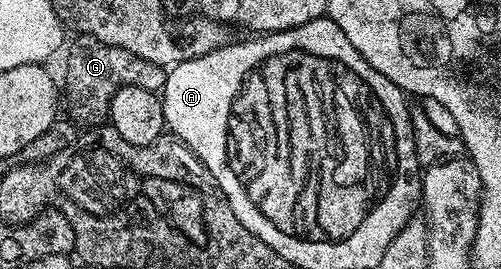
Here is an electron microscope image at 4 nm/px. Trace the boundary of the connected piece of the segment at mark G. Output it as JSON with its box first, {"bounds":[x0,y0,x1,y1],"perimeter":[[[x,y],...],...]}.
{"bounds":[64,35,167,125],"perimeter":[[[79,35],[77,39],[66,56],[64,100],[65,103],[66,100],[70,103],[69,115],[79,125],[101,125],[110,115],[110,102],[116,90],[124,86],[140,86],[149,92],[161,93],[162,87],[166,85],[167,69],[156,62],[148,62],[129,50],[120,50],[120,46],[108,46],[108,42],[100,42],[91,36]]]}

